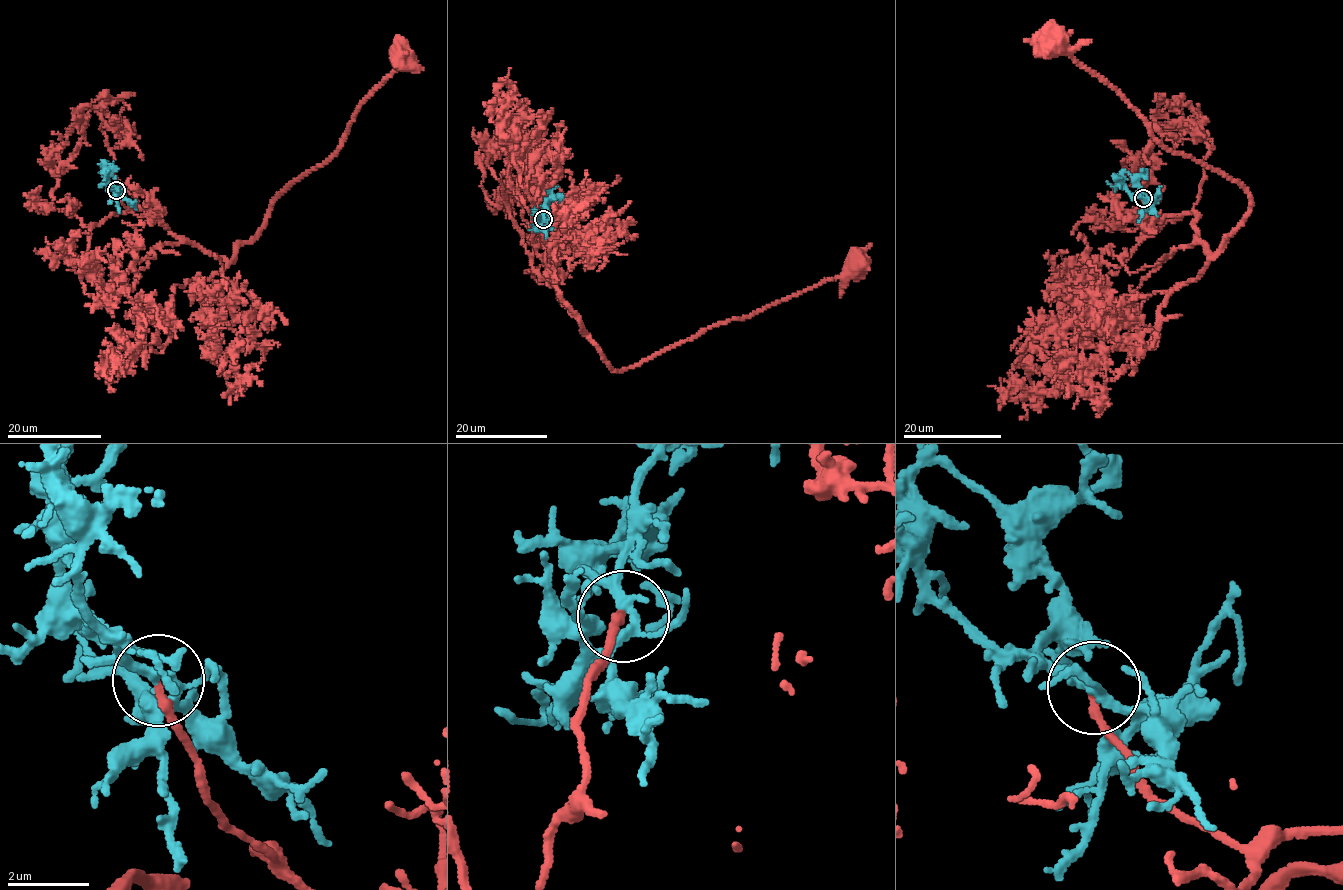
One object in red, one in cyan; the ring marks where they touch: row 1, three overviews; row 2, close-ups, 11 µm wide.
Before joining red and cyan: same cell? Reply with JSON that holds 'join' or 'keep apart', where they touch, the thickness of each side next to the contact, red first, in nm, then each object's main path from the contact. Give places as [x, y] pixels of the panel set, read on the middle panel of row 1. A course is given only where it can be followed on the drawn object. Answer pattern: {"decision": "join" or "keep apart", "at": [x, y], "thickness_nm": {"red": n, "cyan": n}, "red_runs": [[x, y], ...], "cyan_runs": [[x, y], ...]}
{"decision": "join", "at": [543, 219], "thickness_nm": {"red": 200, "cyan": 190}, "red_runs": [[543, 219], [531, 266], [555, 286], [586, 335], [616, 370], [689, 340], [714, 325], [750, 317], [854, 268]], "cyan_runs": [[543, 219], [544, 207], [551, 198], [552, 190], [558, 186]]}

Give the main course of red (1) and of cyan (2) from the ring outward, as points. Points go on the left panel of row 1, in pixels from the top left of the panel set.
1: (117, 190), (129, 210), (141, 208), (174, 234), (228, 261), (296, 179), (332, 158), (361, 104), (401, 58)
2: (117, 190), (107, 178), (110, 171)

